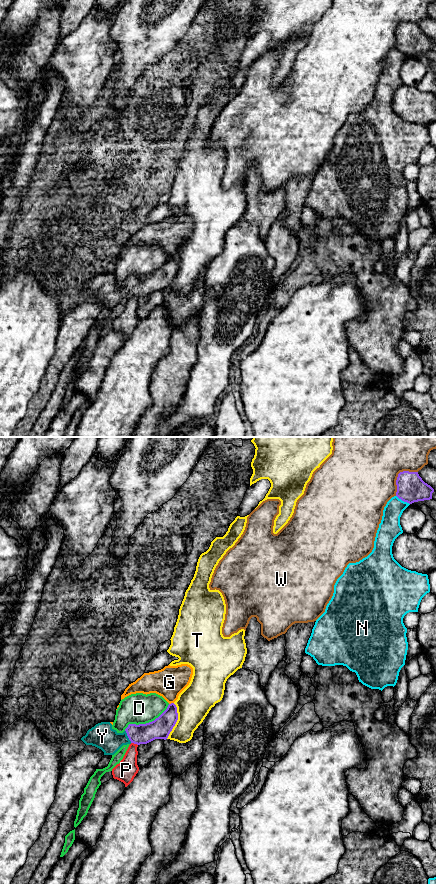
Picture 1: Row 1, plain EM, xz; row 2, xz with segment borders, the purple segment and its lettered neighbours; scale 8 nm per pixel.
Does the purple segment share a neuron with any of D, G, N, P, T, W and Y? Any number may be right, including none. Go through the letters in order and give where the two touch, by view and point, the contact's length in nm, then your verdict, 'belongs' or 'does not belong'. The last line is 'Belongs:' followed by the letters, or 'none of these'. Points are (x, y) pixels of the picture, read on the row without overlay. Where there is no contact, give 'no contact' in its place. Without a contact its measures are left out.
D: xz (146, 275) | 420 nm | does not belong
G: xz (171, 255) | 40 nm | does not belong
N: xz (403, 52) | 130 nm | does not belong
P: xz (134, 295) | 60 nm | does not belong
T: xz (176, 273) | 300 nm | does not belong
W: xz (398, 27) | 260 nm | does not belong
Y: xz (128, 288) | 120 nm | belongs
Belongs: Y

